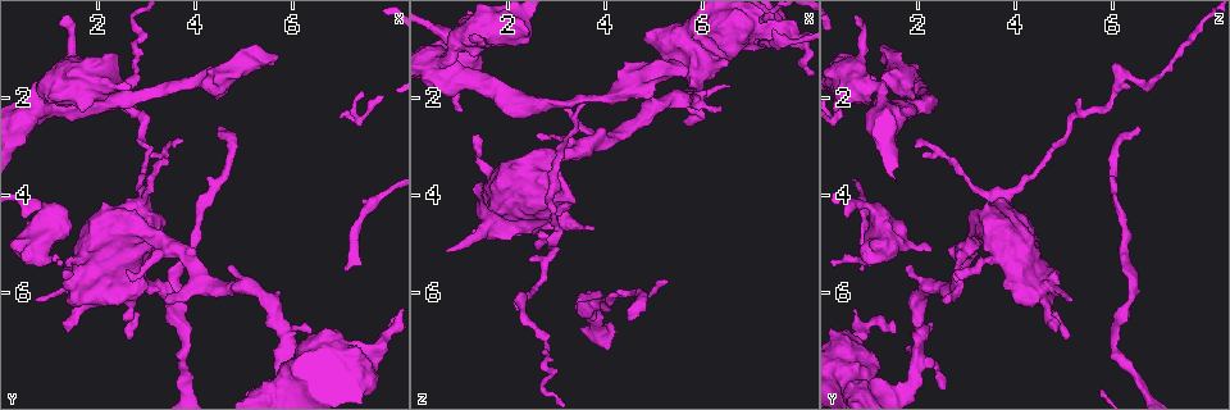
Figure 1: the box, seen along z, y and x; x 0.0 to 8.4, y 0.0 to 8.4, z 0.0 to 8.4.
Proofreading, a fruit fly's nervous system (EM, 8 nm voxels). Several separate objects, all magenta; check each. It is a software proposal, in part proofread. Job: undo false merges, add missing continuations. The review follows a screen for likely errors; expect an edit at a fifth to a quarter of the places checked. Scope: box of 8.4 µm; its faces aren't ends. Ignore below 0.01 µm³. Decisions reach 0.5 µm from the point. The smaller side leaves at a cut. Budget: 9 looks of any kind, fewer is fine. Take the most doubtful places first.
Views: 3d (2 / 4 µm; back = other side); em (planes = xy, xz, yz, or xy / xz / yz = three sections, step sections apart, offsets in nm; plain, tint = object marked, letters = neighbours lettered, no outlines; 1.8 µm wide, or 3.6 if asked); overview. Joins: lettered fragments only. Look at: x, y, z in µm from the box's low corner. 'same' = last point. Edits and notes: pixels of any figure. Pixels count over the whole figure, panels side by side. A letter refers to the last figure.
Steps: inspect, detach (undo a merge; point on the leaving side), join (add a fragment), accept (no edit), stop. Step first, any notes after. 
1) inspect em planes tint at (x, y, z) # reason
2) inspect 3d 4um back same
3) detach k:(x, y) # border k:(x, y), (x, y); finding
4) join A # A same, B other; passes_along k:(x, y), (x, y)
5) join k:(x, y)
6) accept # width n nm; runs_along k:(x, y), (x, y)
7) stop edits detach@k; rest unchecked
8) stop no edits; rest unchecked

inspect em xz step 4 tint at (4.55, 2.65, 6.50) # tapers out

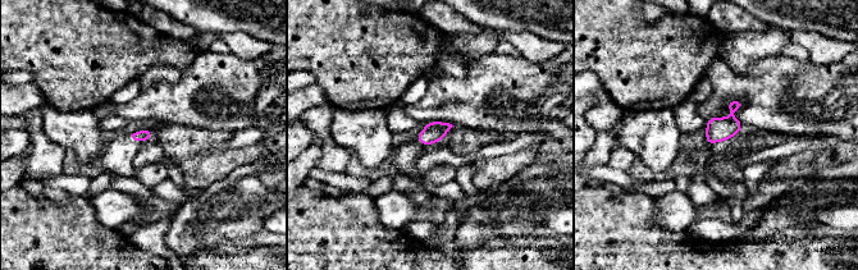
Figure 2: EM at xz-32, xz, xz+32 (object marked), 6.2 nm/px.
inspect em xz step 4 letters same

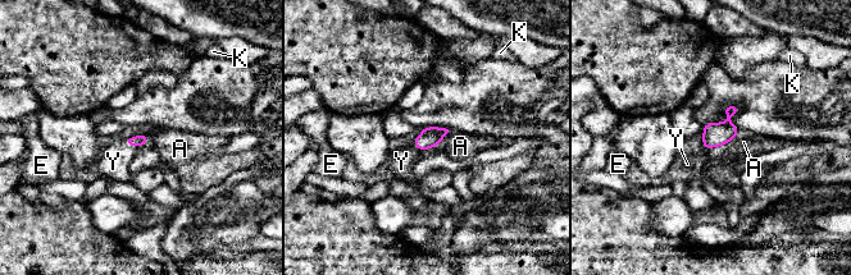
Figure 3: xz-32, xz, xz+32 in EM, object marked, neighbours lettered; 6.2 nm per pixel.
join Y # A other, E other, K other, Y same; passes_along 3:(137, 141), (132, 145), (113, 161); it goes on there

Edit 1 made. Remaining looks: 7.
inspect overview # see it whole again

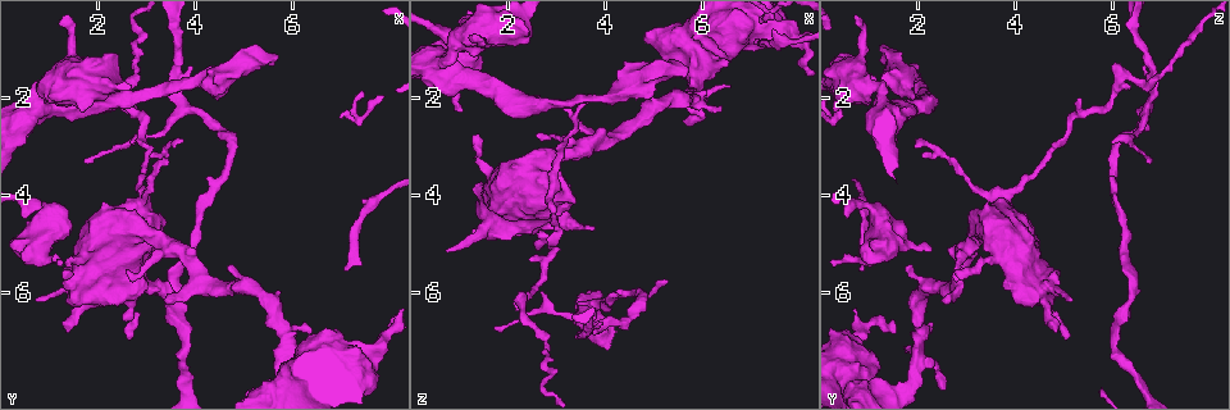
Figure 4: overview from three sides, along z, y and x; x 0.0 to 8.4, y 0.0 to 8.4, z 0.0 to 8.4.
inspect 3d 2um at (5.70, 1.25, 1.40) # end of a long branch

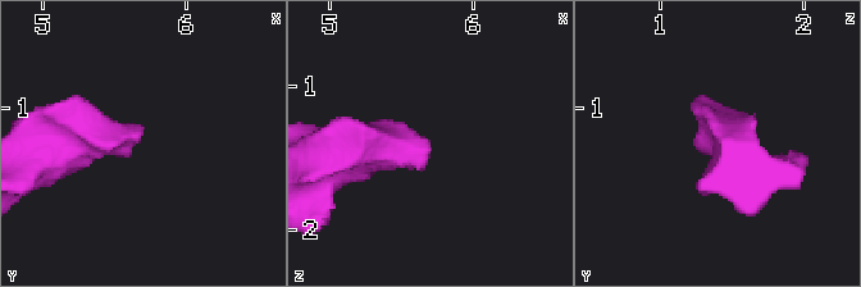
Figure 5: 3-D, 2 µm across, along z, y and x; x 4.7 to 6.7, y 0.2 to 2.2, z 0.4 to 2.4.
inspect em yz step 8 tint at (5.68, 1.24, 1.40)

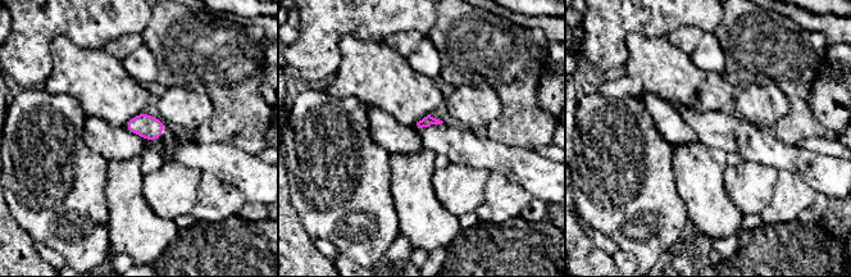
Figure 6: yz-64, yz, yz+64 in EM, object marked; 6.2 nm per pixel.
inspect em planes letters same

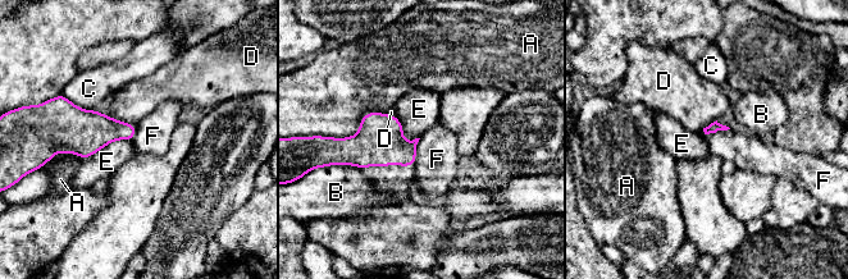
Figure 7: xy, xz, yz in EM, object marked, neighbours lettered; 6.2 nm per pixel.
accept # A other, B other, C other, D other, E other, F other; border 7:(729, 128), (709, 133), (702, 131); no lettered fragment goes on from it

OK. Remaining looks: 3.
inspect em 3.6um xz step 4 tint at (0.95, 4.40, 1.20) # calibre changes

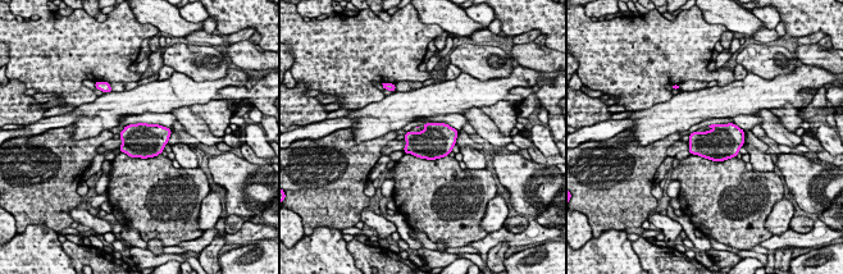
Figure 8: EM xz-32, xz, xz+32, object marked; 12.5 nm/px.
inspect em 3.6um planes tint same

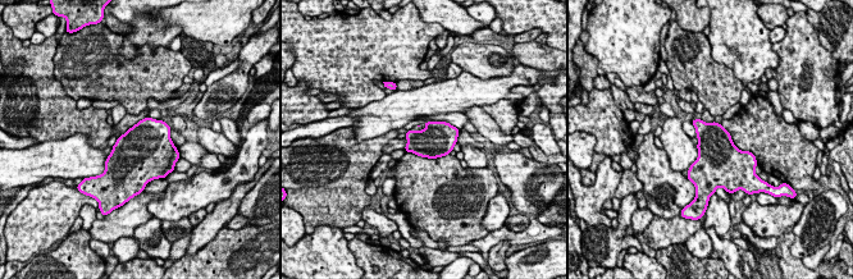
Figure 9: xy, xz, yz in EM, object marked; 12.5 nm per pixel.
inspect em 3.6um planes letters same

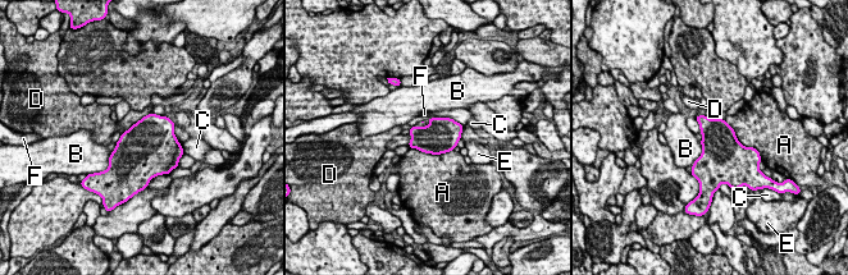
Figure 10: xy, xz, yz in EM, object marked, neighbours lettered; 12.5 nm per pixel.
accept # longest_contact A 550 nm; A other, B other, C other, D other, E other, F other; border 10:(436, 117), (450, 117), (463, 125); one neuron here

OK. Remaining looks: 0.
stop edits join@3; rest unchecked

